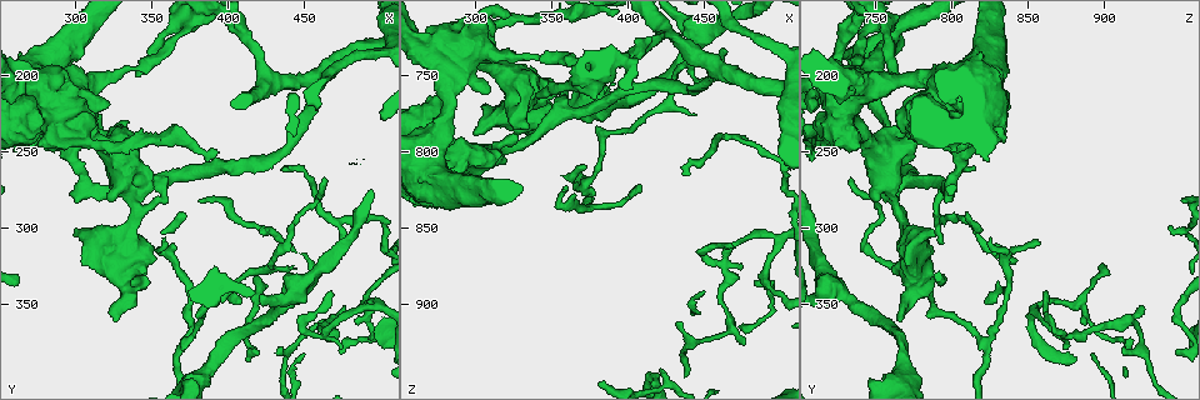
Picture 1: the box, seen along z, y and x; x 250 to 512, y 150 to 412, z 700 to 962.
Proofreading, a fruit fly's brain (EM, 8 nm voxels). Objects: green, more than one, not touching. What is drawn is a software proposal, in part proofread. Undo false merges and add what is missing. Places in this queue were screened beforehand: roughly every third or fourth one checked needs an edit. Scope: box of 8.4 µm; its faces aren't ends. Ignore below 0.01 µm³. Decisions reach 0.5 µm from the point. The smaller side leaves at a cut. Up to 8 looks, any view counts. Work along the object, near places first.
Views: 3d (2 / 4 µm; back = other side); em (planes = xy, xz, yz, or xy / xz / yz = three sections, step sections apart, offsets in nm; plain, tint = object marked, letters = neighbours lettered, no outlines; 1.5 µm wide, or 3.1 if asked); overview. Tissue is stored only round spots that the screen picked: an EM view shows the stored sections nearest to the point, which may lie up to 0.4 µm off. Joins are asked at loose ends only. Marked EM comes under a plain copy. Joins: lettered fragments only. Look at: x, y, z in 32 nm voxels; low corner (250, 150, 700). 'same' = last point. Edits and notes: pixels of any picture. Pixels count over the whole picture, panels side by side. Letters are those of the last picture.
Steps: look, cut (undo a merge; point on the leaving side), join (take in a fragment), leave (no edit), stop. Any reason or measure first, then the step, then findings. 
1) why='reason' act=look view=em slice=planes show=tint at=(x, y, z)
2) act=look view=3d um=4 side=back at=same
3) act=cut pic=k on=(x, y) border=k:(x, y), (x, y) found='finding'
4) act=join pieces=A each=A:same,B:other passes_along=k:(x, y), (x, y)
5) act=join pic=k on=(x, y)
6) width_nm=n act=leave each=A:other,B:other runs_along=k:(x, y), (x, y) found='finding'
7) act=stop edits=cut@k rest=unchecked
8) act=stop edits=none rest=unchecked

why='free end' act=look view=3d um=4 at=(436, 258, 814)

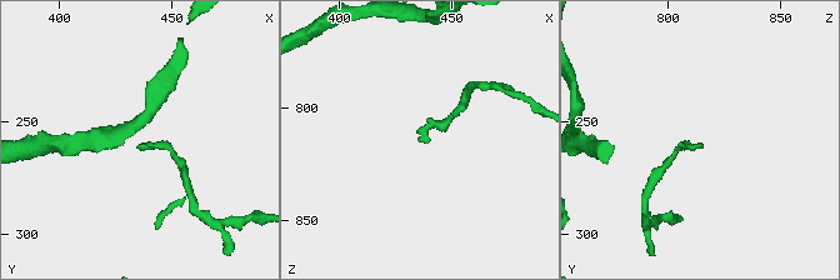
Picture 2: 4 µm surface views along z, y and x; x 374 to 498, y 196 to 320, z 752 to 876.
act=look view=em slice=planes show=letters at=(434, 260, 815)

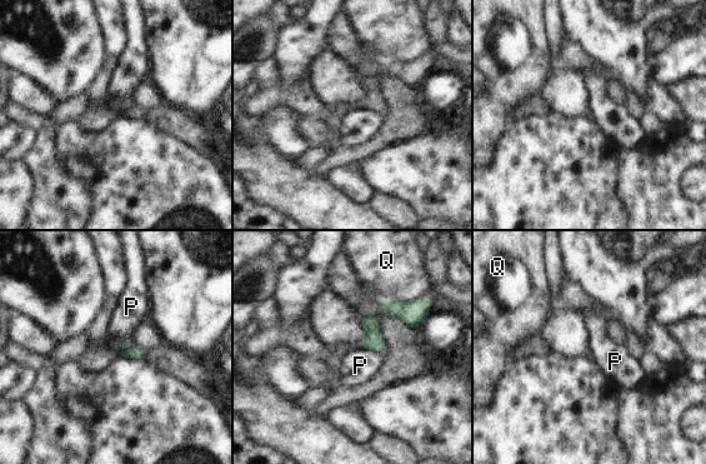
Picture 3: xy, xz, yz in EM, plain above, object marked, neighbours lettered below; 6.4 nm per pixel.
width_nm=100 act=leave each=P:other,Q:other found='no lettered fragment goes on from it'

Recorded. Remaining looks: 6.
act=look view=3d um=2 at=(354, 282, 762)

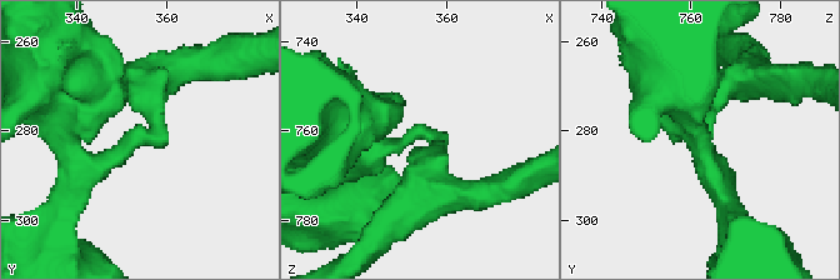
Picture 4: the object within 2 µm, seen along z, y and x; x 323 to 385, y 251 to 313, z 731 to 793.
act=look view=em slice=planes show=letters at=(354, 281, 760)

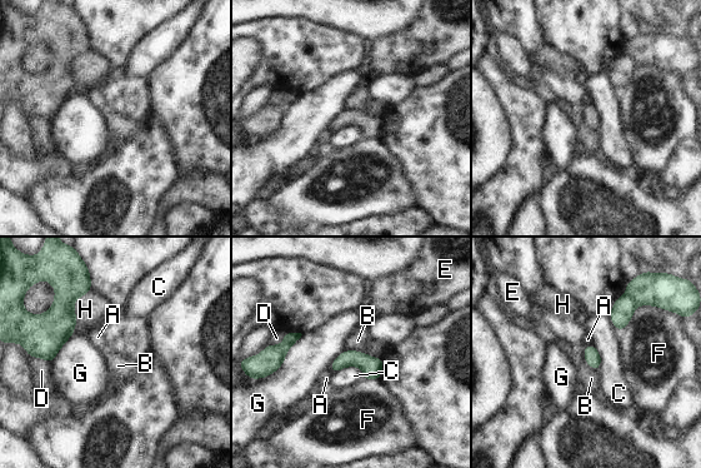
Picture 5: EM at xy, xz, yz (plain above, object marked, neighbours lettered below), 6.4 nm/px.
width_nm=100 longest_contact=G:360nm act=cut pic=5 on=(665, 290) each=A:other,B:other,C:other,D:other,E:other,F:other,G:other,H:other found='a second neuron is stuck on'

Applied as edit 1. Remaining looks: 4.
why='free end' act=look view=em slice=planes show=letters at=(302, 302, 788)

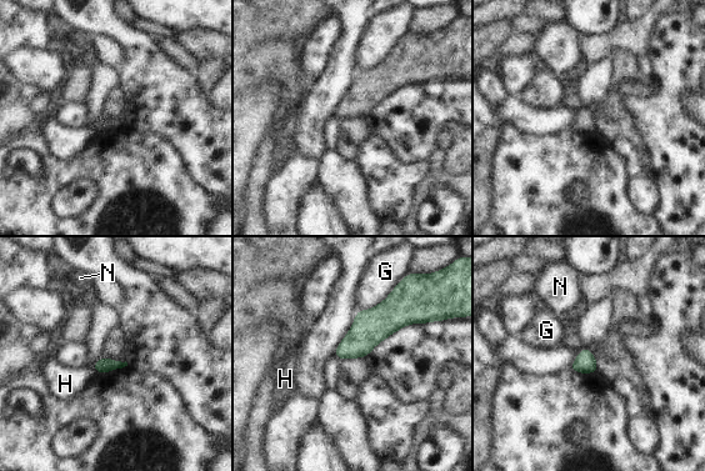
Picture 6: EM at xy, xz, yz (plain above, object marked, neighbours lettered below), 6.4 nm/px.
act=leave each=G:other,H:other,N:other border=6:(91, 366), (98, 372) found='no lettered fragment goes on from it'

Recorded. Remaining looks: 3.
act=stop edits=cut@5 rest=unchecked

